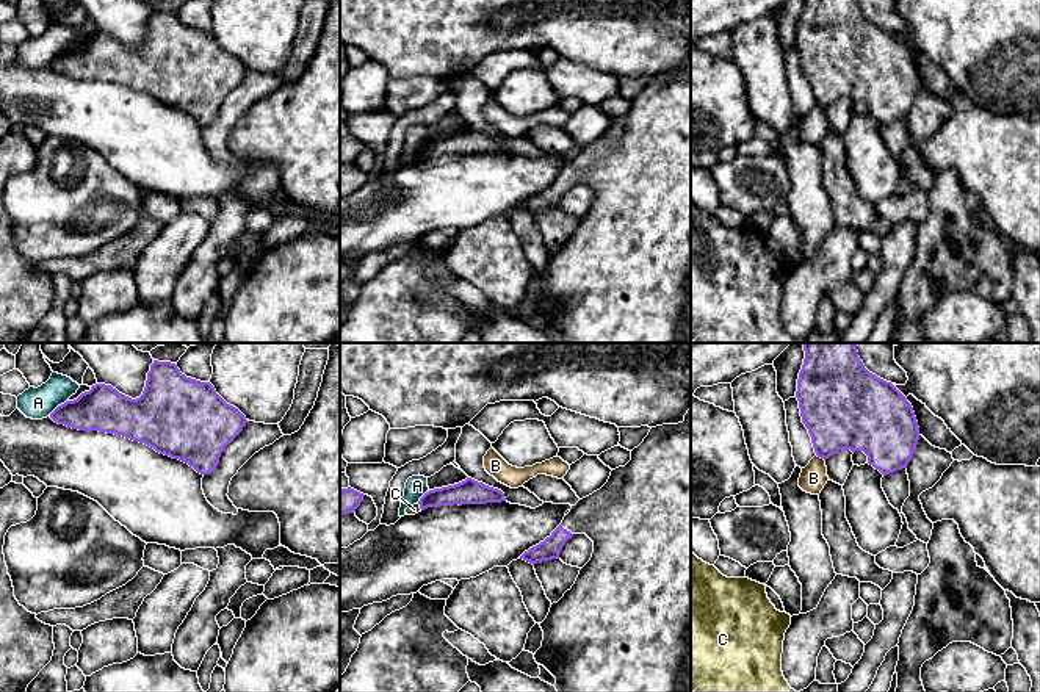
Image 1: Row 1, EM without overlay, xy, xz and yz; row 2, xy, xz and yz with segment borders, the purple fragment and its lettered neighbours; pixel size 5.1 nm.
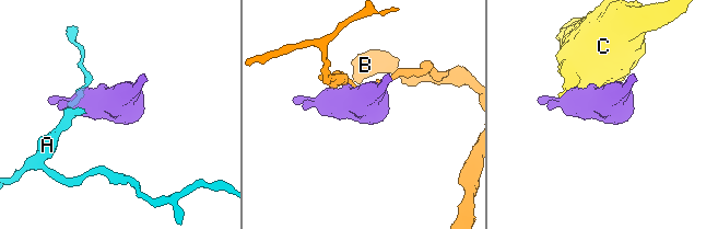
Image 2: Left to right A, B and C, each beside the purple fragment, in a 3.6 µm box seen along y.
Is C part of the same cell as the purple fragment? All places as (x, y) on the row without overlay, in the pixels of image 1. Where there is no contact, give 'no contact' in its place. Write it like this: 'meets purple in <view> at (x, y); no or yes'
meets purple in xz at (420, 155); no

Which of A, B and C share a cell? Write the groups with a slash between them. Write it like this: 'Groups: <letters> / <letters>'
Groups: A / B / C

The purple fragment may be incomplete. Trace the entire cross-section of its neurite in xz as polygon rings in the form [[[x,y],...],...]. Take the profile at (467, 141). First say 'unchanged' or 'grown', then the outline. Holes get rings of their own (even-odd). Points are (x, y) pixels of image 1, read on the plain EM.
unchanged; [[[467,127],[459,133],[426,141],[420,147],[418,153],[420,158],[424,160],[428,157],[440,155],[487,153],[501,150],[506,150],[504,142],[501,139]]]

